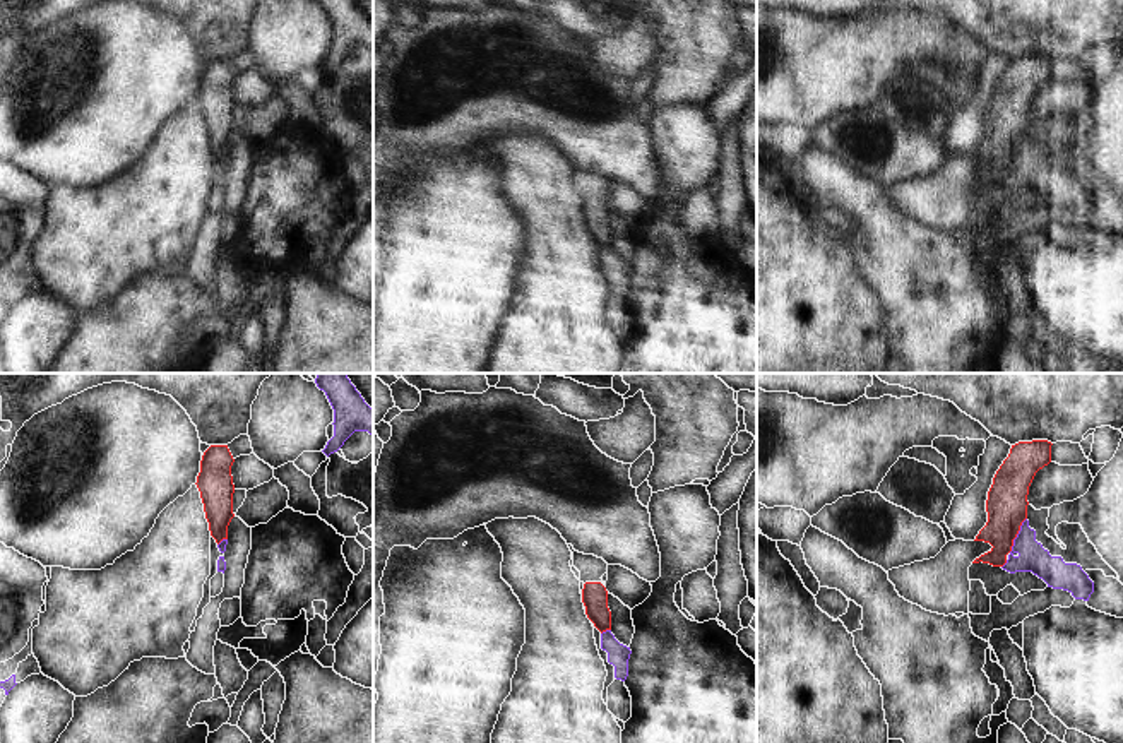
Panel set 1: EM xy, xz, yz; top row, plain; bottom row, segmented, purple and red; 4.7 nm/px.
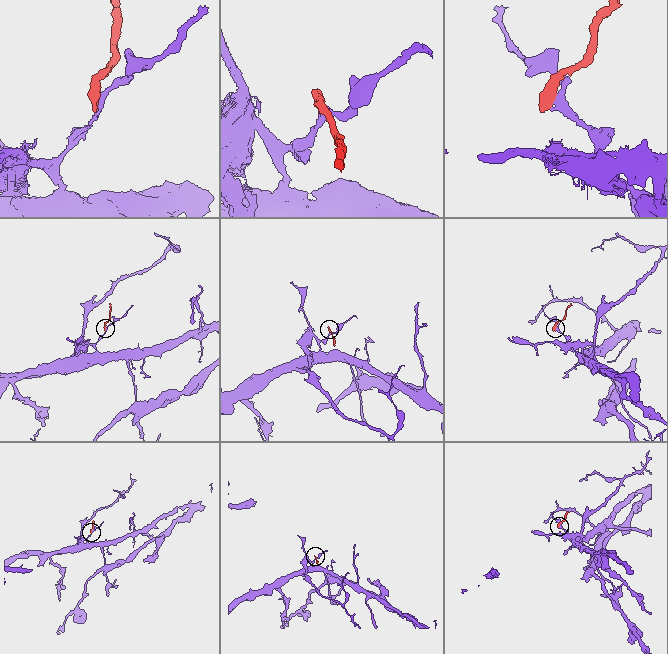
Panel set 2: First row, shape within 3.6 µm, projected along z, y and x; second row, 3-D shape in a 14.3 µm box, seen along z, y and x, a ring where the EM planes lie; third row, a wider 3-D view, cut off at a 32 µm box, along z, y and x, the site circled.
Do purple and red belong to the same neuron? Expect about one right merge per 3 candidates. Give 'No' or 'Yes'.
No

